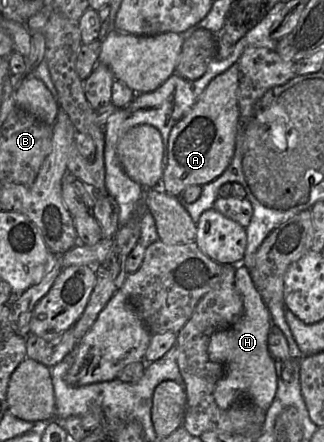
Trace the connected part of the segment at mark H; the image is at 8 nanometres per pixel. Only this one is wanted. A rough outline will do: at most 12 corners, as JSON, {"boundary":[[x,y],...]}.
{"boundary":[[246,266],[235,286],[243,313],[214,332],[222,364],[214,400],[247,398],[267,411],[277,391],[268,350],[273,322]]}

